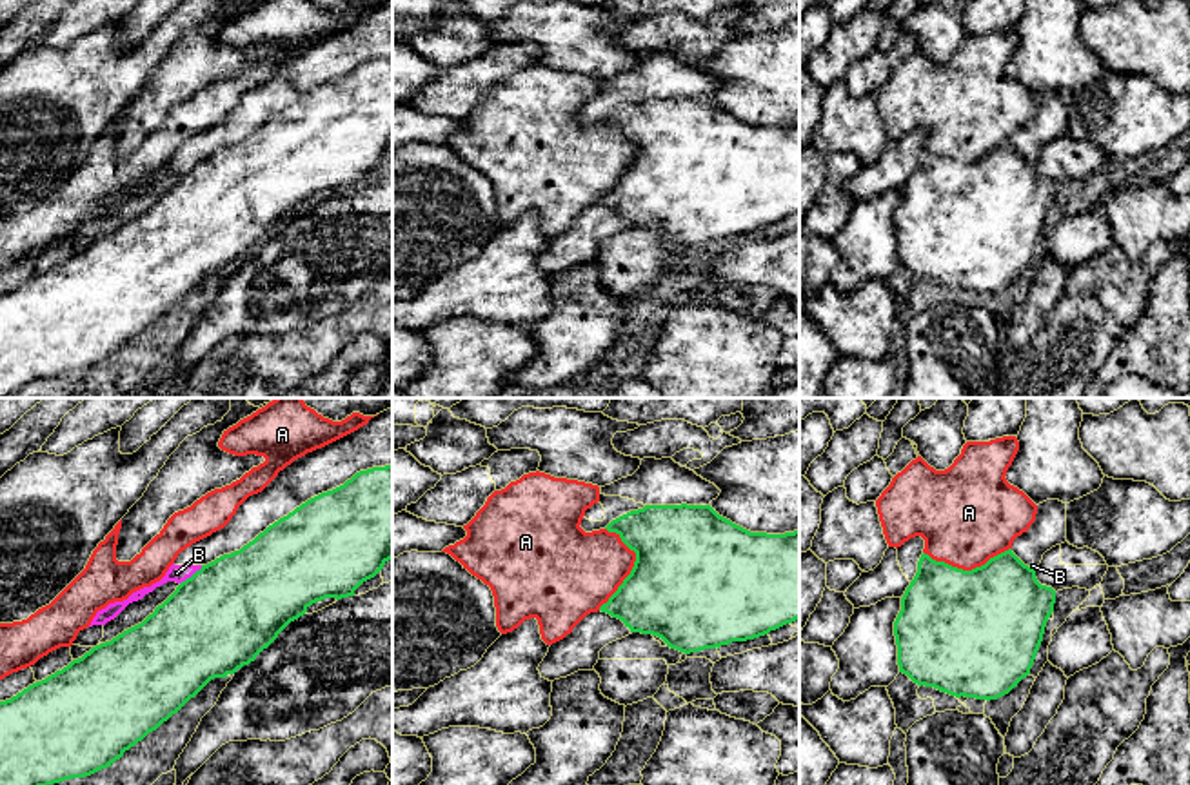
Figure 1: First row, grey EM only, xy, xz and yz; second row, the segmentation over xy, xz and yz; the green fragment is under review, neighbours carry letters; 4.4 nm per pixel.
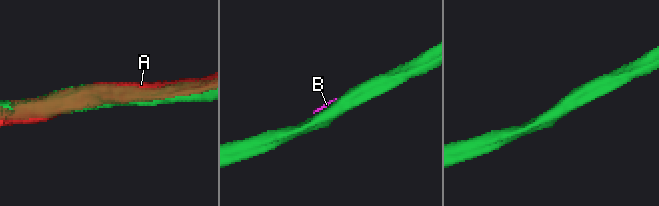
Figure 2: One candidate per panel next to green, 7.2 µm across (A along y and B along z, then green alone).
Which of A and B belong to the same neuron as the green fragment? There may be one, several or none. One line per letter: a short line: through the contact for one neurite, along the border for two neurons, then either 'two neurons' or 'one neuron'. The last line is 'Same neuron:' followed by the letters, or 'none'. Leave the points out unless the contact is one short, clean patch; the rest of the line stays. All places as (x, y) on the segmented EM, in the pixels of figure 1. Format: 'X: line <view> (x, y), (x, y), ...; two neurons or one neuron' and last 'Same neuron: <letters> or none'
A: two neurons
B: line xy (202, 566), (180, 584); two neurons
Same neuron: none

